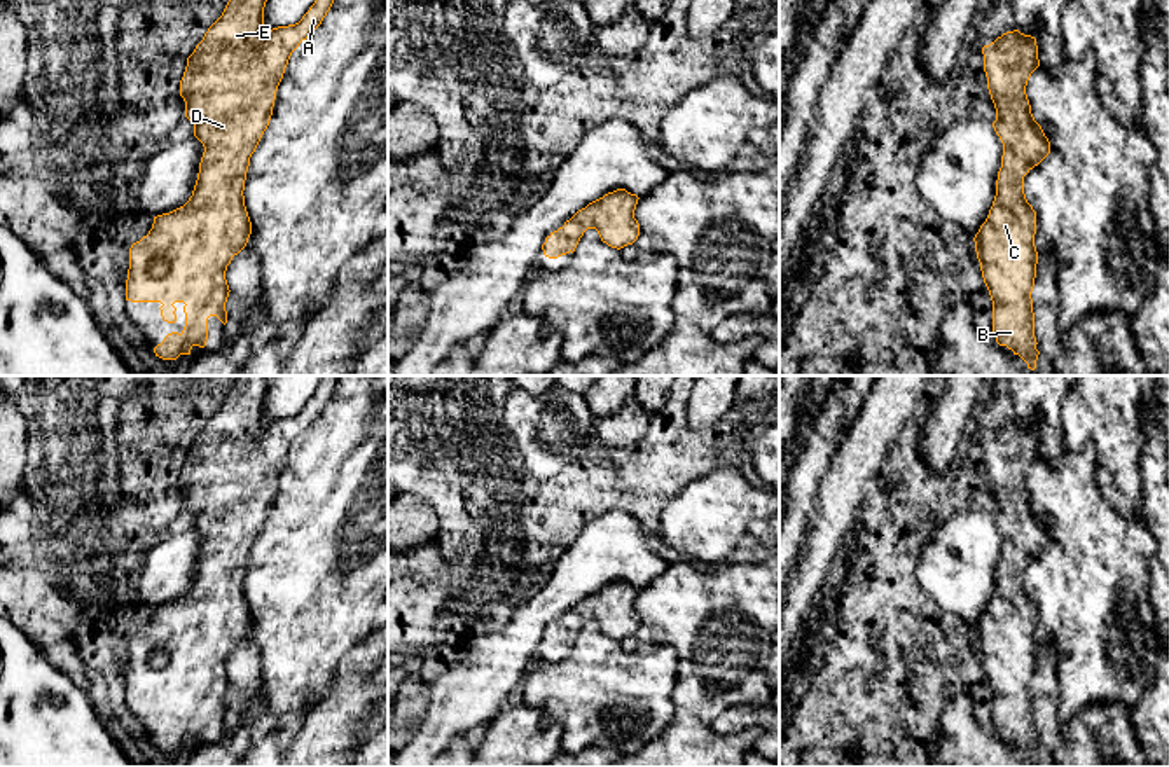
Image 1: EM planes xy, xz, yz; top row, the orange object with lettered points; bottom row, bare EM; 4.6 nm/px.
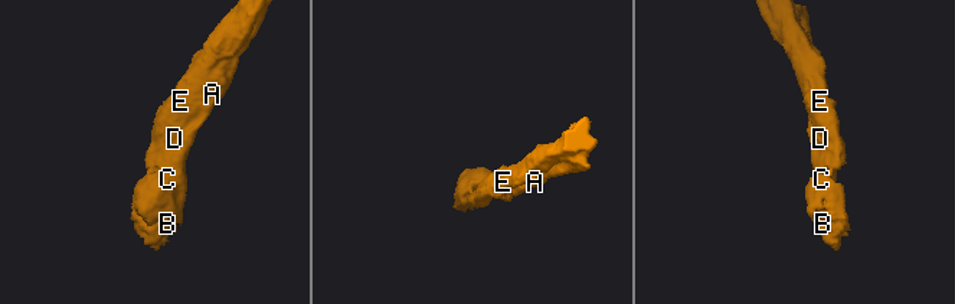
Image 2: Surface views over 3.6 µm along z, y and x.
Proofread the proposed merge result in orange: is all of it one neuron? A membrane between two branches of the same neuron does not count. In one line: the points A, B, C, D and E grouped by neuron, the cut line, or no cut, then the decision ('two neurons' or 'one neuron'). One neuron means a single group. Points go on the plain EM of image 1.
A B C D E; no cut; one neuron

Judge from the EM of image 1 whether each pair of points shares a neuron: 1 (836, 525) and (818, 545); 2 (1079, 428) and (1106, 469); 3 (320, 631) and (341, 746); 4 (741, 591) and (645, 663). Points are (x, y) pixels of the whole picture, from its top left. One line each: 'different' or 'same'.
1: same
2: same
3: different
4: different

